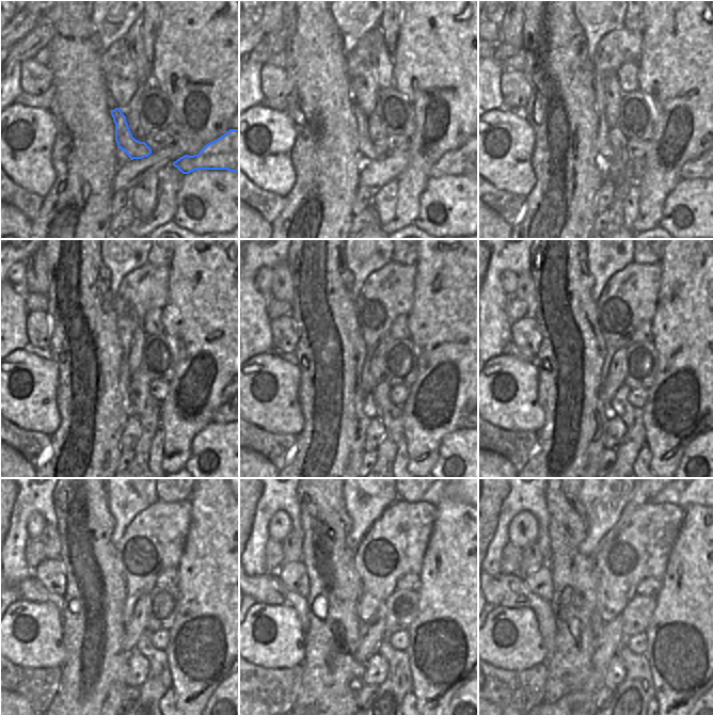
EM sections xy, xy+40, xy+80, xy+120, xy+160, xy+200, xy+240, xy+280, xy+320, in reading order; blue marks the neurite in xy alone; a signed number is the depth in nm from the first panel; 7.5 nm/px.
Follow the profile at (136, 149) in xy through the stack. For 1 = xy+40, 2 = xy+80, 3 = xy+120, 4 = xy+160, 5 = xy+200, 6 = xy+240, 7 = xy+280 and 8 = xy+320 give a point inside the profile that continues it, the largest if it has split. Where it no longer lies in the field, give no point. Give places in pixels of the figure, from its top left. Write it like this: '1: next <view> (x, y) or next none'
1: next xy+40 (365, 146)
2: next xy+80 (604, 147)
3: next xy+120 (145, 288)
4: next xy+160 (387, 292)
5: next xy+200 (630, 297)
6: next xy+240 (154, 541)
7: next xy+280 (395, 545)
8: next xy+320 (640, 550)

